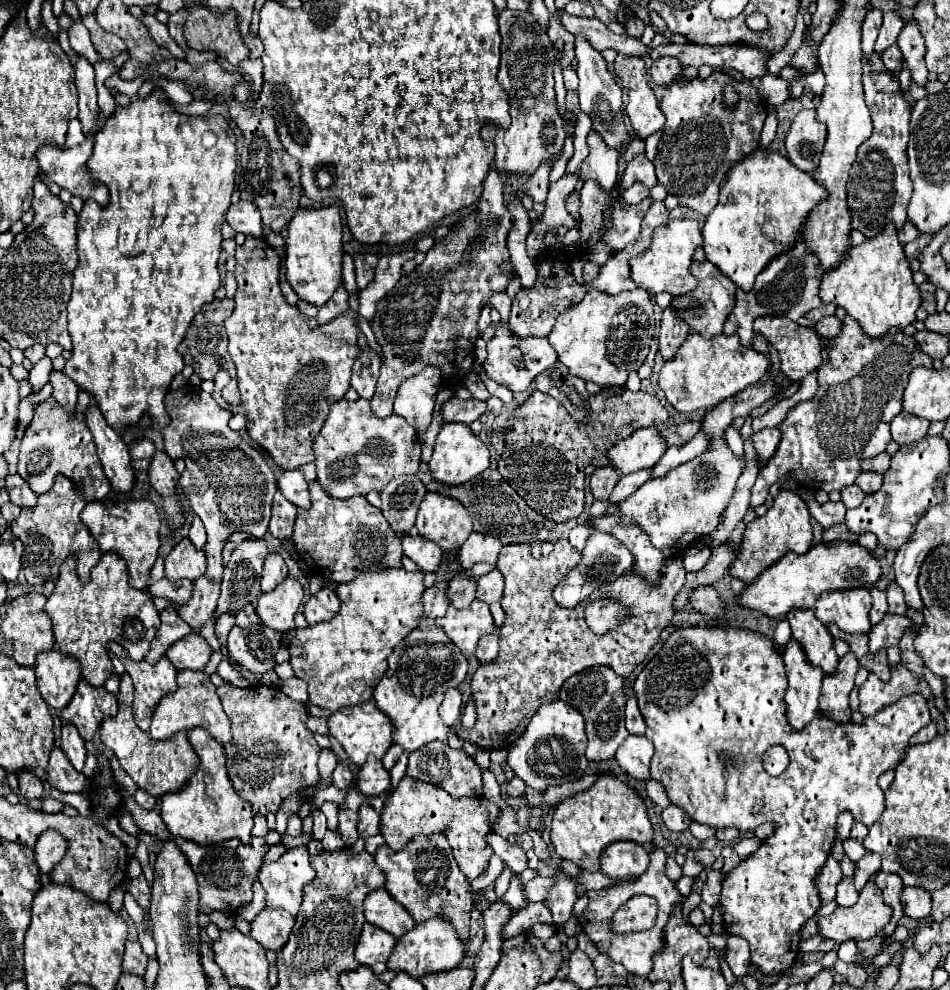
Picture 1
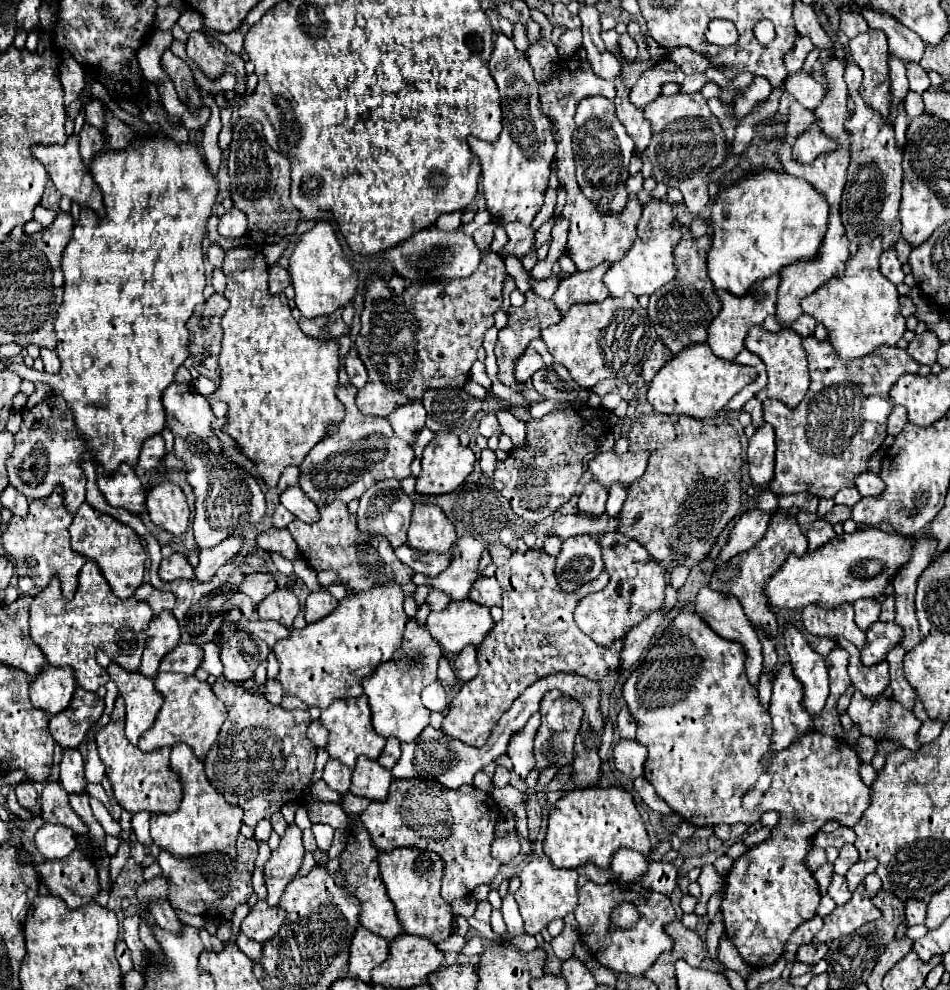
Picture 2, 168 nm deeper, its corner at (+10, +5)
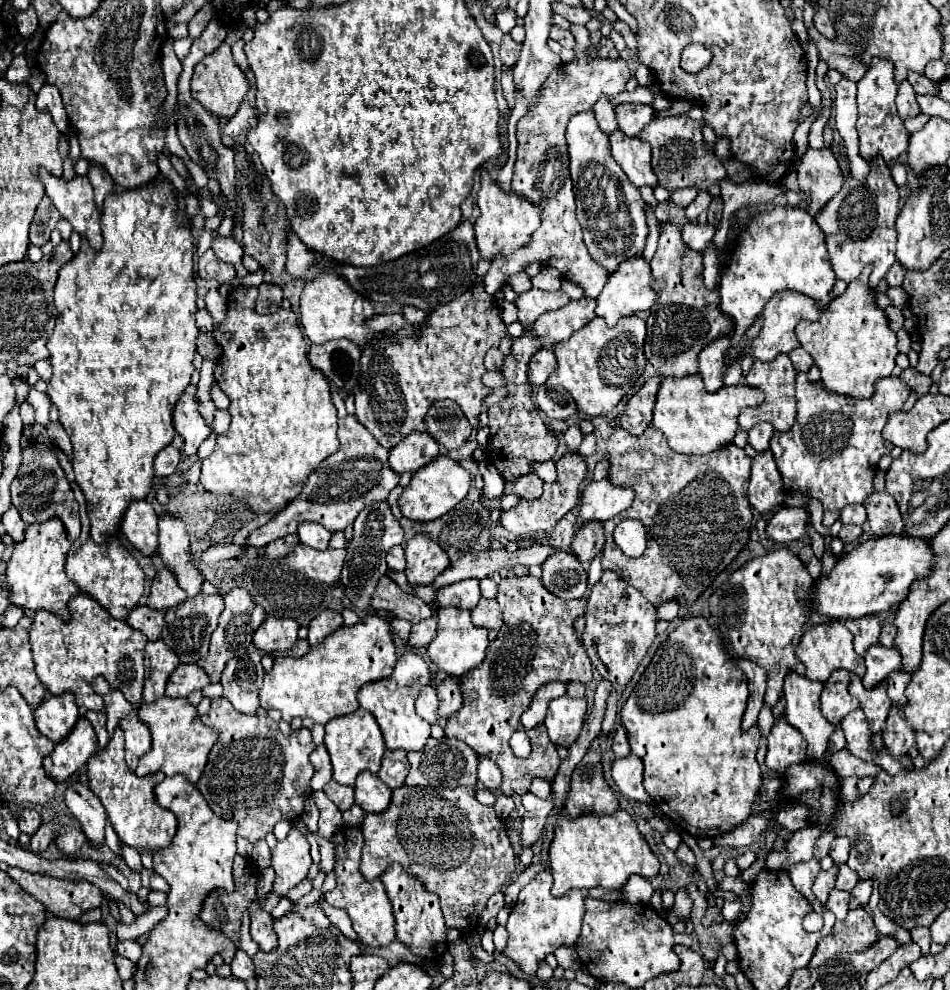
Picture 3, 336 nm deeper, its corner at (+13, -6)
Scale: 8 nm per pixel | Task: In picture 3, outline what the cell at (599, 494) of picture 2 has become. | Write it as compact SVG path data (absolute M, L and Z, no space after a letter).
M587 524L585 528L581 528L581 532L575 532L571 550L587 566L603 550L603 544L605 544L603 526L601 524Z

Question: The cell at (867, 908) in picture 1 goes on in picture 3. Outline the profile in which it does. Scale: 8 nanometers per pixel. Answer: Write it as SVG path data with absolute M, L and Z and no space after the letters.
M849 910L845 920L837 920L833 932L821 940L809 968L819 968L825 960L843 952L865 952L877 942L877 928L873 918L863 910Z

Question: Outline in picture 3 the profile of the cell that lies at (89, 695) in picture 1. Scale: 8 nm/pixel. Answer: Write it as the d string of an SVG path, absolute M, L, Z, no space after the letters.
M79 718L73 732L61 744L55 746L53 754L43 760L43 766L51 780L67 782L97 752L97 736L91 722Z

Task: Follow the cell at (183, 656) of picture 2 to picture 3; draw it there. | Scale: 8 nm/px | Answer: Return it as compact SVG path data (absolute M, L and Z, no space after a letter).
M179 664L179 668L169 678L165 696L169 698L187 698L191 692L201 690L209 684L209 676L197 664Z

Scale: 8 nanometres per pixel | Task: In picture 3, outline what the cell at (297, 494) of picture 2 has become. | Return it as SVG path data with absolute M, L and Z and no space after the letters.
M301 524L299 526L299 540L301 540L301 544L305 544L309 548L327 550L329 540L331 540L331 532L321 528L319 524Z

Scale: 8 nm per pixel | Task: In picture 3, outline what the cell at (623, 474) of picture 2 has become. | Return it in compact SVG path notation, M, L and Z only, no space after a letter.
M607 478L601 482L589 482L581 496L581 508L575 522L575 530L595 520L603 524L619 512L627 510L631 502L633 492L629 492L629 488L613 488Z

